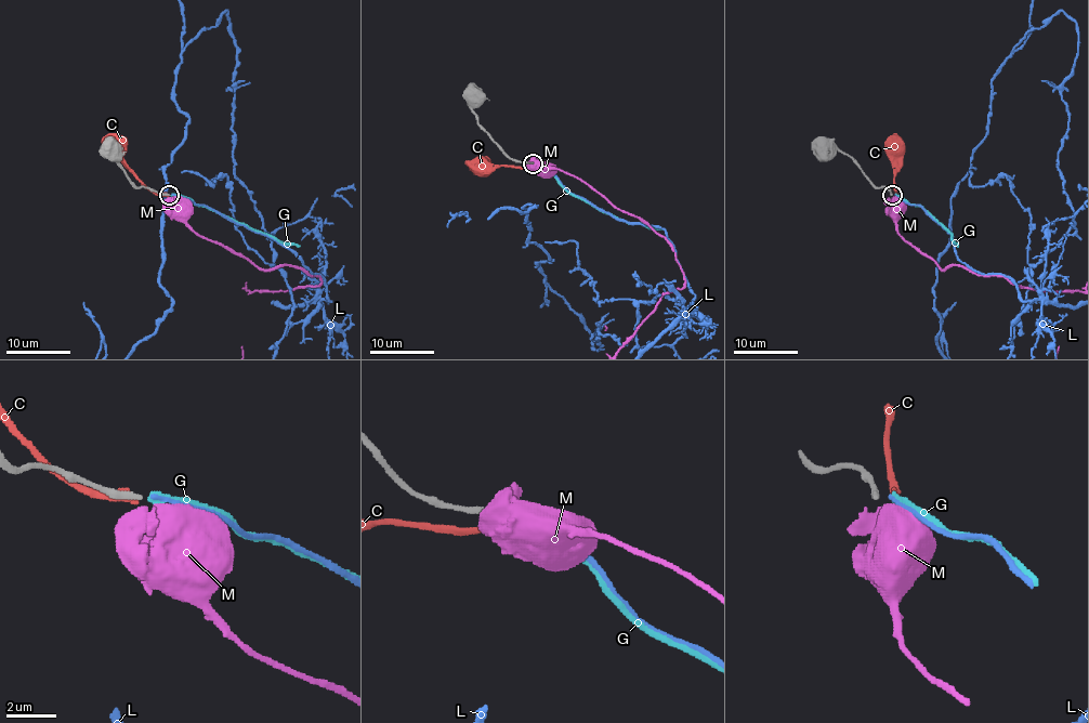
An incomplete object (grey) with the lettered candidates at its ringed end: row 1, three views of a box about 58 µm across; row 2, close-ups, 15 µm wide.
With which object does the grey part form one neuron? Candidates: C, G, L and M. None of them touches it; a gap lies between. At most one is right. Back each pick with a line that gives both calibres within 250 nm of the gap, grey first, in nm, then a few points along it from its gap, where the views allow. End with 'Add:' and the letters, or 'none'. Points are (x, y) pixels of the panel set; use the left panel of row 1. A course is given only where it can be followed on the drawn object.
L: 240 nm thick on the grey side, 140 nm on the other
Add: L

